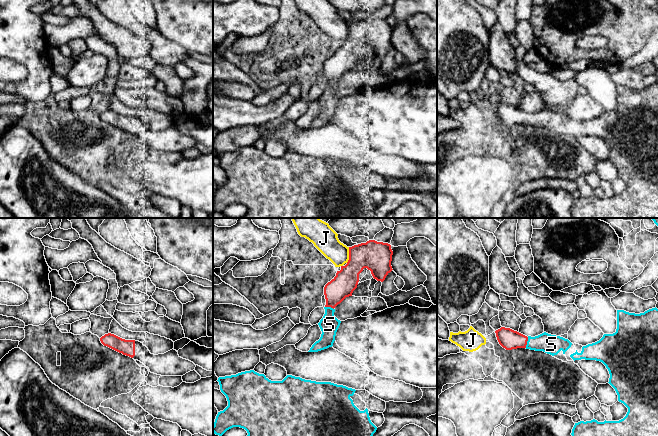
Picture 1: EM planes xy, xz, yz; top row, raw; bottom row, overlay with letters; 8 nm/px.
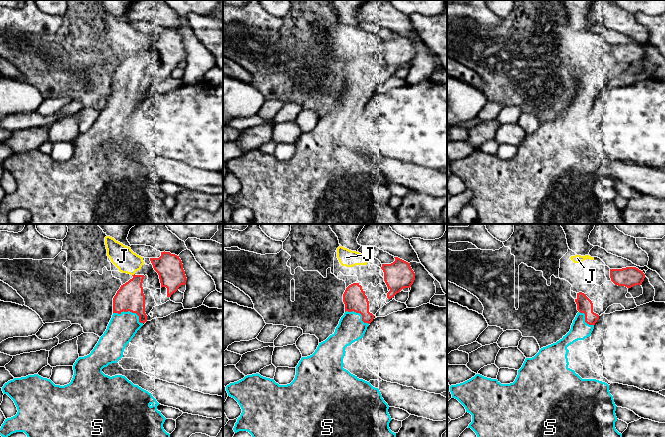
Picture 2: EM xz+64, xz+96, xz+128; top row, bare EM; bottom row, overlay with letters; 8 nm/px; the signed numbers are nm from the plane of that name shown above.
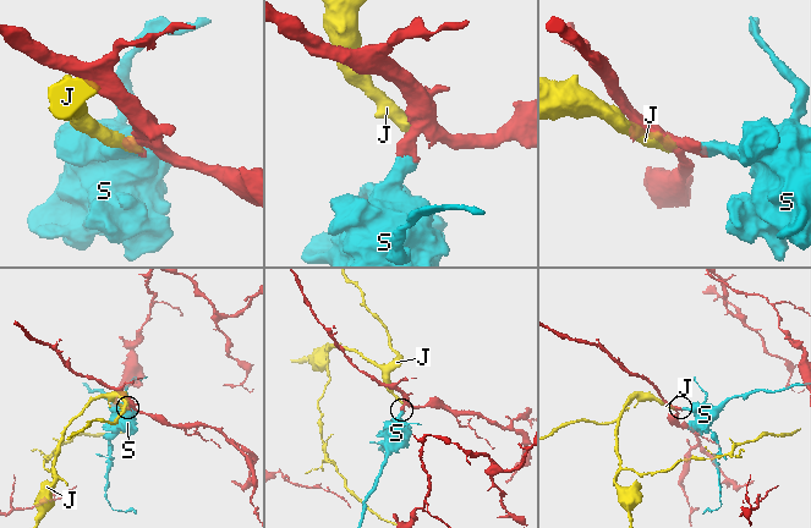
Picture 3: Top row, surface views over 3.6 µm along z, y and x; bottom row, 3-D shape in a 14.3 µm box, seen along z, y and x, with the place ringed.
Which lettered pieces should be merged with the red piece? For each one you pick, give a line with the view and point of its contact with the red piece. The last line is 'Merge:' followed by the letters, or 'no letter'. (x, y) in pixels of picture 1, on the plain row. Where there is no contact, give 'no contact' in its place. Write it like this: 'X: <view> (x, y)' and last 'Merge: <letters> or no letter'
S: yz (526, 118)
Merge: S

